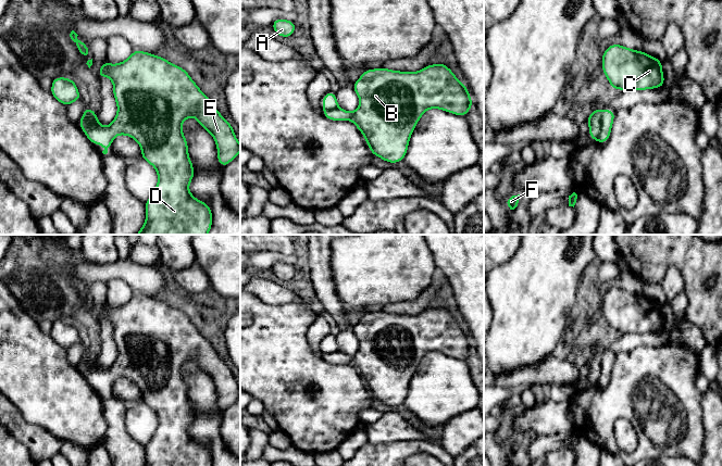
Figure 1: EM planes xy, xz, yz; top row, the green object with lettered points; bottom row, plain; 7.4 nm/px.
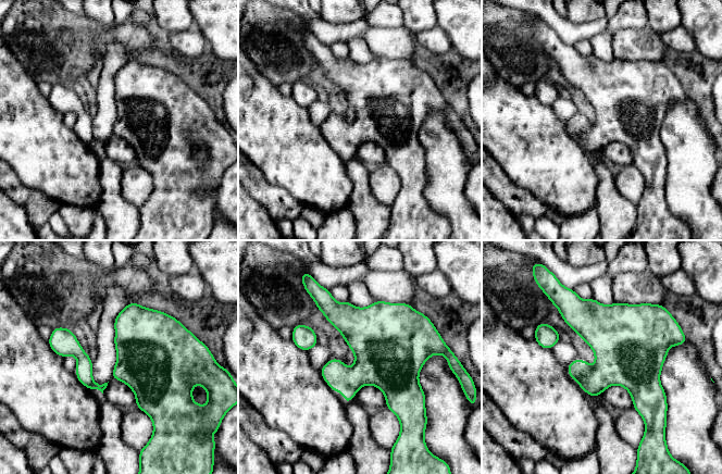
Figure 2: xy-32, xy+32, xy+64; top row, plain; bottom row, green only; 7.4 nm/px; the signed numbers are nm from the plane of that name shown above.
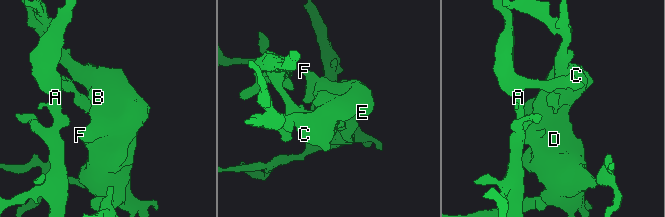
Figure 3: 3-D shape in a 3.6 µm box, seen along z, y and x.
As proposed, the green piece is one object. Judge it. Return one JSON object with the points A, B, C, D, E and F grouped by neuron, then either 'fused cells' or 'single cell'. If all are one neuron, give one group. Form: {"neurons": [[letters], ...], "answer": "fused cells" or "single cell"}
{"neurons": [["A"], ["B", "C", "D", "E", "F"]], "answer": "fused cells"}

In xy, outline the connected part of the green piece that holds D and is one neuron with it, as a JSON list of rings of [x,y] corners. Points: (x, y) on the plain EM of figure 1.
[[[134,293],[128,302],[119,307],[109,307],[105,303],[98,315],[99,323],[104,319],[113,326],[117,356],[113,365],[103,370],[95,355],[85,378],[92,388],[99,387],[104,391],[103,398],[108,396],[117,378],[127,378],[139,387],[141,401],[158,416],[158,428],[145,445],[145,466],[212,466],[210,449],[197,443],[188,432],[195,416],[182,368],[186,362],[194,360],[212,378],[217,391],[217,405],[223,412],[240,395],[233,368],[220,357],[183,311],[164,301]]]

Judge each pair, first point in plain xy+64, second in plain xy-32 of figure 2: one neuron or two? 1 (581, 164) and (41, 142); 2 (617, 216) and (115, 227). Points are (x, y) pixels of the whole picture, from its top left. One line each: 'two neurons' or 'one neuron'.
1: one neuron
2: one neuron

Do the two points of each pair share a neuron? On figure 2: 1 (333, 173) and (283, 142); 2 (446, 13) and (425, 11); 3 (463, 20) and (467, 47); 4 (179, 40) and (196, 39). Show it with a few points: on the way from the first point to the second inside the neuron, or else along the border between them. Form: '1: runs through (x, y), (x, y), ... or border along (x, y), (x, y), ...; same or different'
1: runs through (321, 173), (313, 173), (295, 154); same
2: border along (434, 11), (437, 24); different
3: runs through (467, 26), (467, 40); same
4: runs through (184, 40), (191, 40); same

